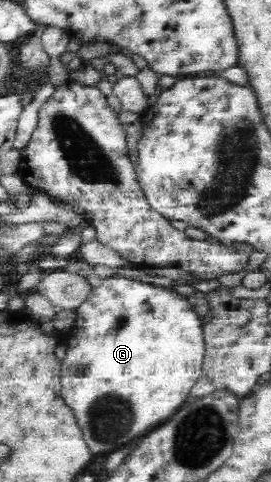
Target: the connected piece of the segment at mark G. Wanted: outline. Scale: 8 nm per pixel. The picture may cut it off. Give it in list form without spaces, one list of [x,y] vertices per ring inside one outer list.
[[[115,274],[103,279],[99,287],[92,289],[87,300],[74,309],[76,317],[73,327],[71,327],[71,335],[66,345],[66,356],[62,360],[60,380],[61,380],[61,397],[65,403],[73,410],[77,425],[82,429],[88,448],[97,456],[108,455],[119,451],[125,447],[127,443],[131,443],[137,437],[145,437],[147,433],[155,431],[157,427],[161,427],[172,415],[175,415],[181,405],[189,400],[190,391],[193,385],[197,383],[201,377],[203,369],[203,357],[205,355],[205,344],[202,325],[199,318],[194,314],[187,301],[179,296],[175,291],[164,287],[154,286],[153,284],[143,283],[123,275]]]

